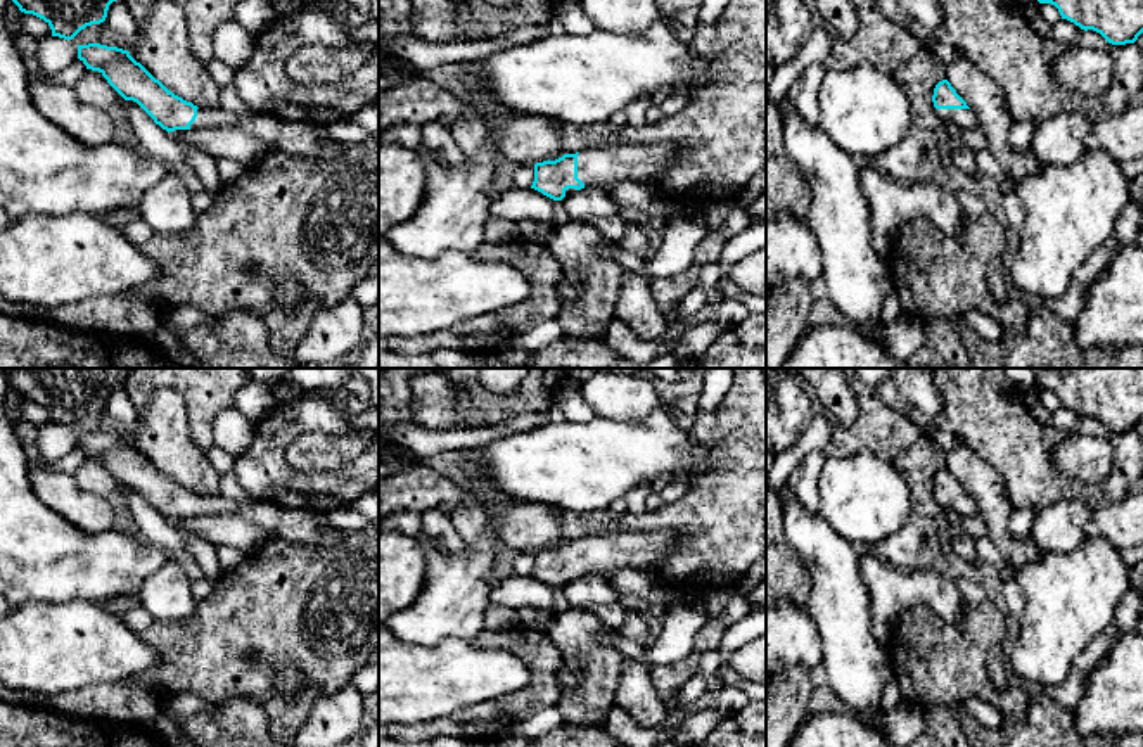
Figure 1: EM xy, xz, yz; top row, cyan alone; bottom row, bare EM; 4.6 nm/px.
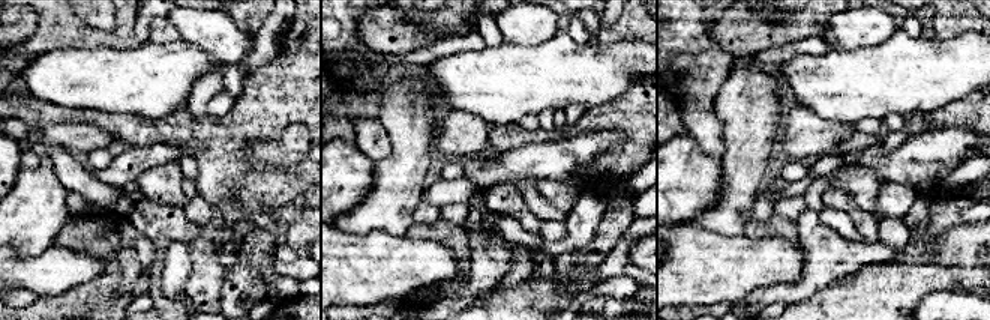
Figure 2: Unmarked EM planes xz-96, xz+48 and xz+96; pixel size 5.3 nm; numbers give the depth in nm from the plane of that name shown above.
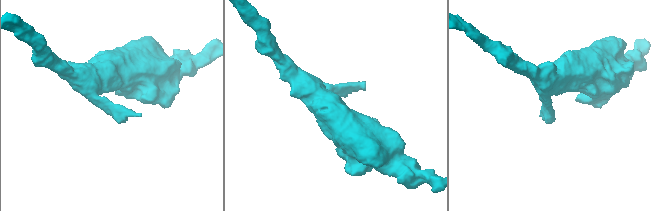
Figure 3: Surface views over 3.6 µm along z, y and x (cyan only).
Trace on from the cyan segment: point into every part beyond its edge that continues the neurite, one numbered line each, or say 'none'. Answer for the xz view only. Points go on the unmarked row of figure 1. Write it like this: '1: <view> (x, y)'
1: xz (606, 554)

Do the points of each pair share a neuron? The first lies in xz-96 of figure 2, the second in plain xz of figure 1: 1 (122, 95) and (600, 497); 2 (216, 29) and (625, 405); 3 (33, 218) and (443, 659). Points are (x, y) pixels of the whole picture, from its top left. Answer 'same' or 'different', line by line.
1: same
2: same
3: different

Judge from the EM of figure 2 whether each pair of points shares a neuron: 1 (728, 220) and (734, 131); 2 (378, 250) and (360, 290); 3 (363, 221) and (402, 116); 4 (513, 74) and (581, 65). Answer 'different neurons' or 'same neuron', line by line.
1: same neuron
2: same neuron
3: same neuron
4: same neuron

